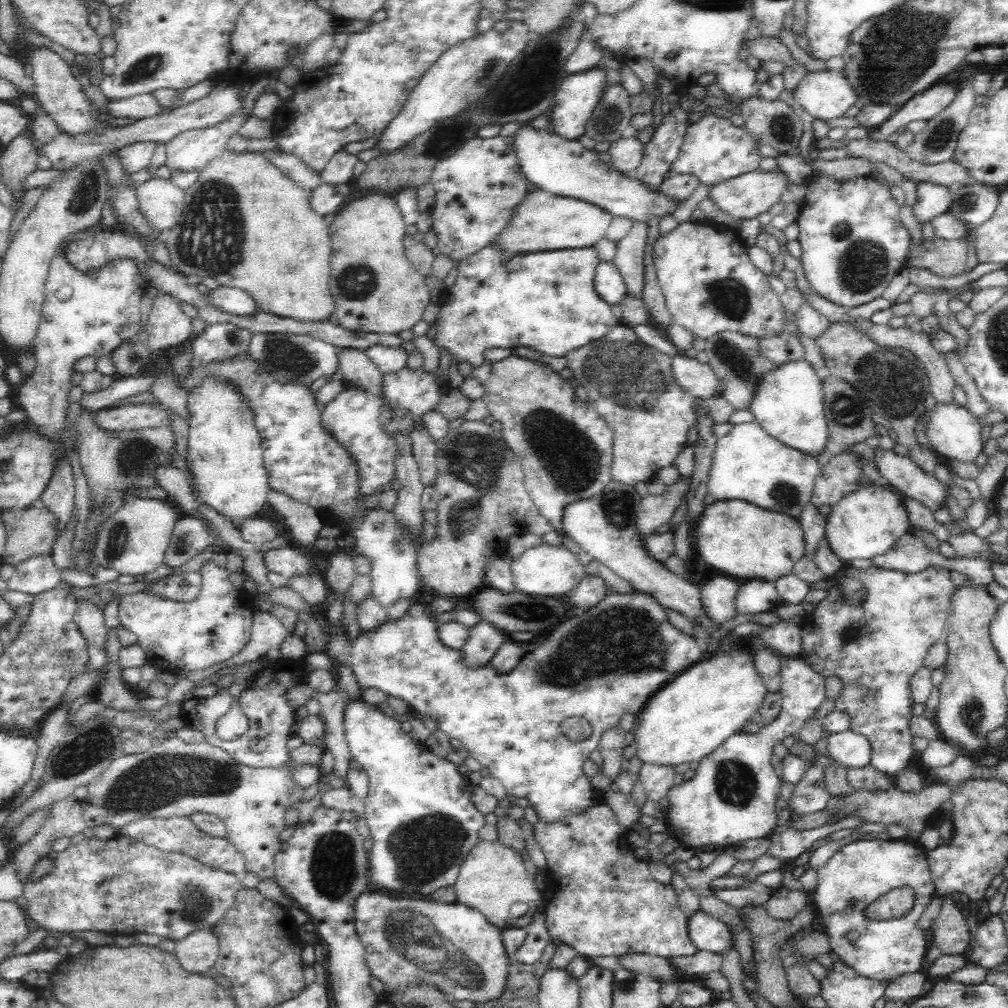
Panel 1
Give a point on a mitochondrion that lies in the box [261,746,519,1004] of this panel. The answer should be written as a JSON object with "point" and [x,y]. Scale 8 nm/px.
{"point":[412,935]}

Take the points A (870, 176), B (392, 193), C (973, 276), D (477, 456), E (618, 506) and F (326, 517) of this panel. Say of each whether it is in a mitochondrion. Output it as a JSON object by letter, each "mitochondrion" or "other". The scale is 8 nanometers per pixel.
{"A":"other","B":"other","C":"other","D":"mitochondrion","E":"mitochondrion","F":"other"}

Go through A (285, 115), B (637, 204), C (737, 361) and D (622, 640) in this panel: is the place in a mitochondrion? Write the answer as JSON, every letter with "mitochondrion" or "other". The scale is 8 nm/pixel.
{"A":"other","B":"other","C":"mitochondrion","D":"mitochondrion"}

